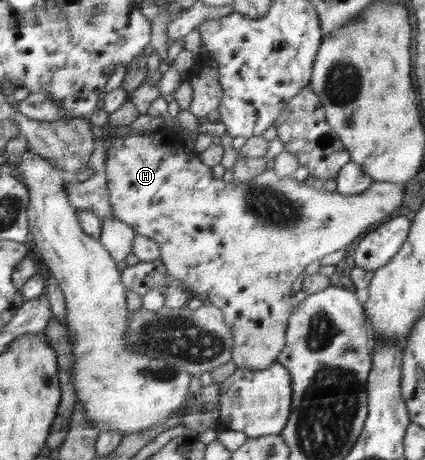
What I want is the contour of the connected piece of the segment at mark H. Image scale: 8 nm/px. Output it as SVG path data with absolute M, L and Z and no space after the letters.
M158 131L150 135L137 135L133 133L128 137L117 137L112 146L109 147L106 159L106 173L109 178L109 189L112 196L113 210L115 216L127 224L133 225L139 235L147 236L158 241L161 246L161 259L166 267L166 272L176 278L189 289L193 294L207 292L208 299L213 306L221 310L226 325L230 326L234 341L232 350L232 360L236 368L248 368L253 370L265 370L273 363L277 362L276 358L284 349L286 343L286 328L292 310L296 303L291 296L291 286L301 276L305 266L309 266L315 260L321 260L327 254L345 249L347 244L351 244L359 234L363 234L369 226L377 224L385 216L389 216L397 206L403 202L403 192L405 184L374 181L369 188L361 191L359 194L344 195L343 193L332 191L329 192L320 187L320 185L307 186L307 184L297 182L293 176L277 178L273 169L265 169L257 180L249 184L224 184L221 178L215 178L208 173L209 167L202 163L200 156L195 151L184 152L183 147L179 146L179 140L171 140L171 136L161 136Z

